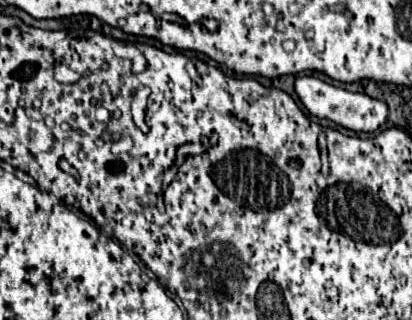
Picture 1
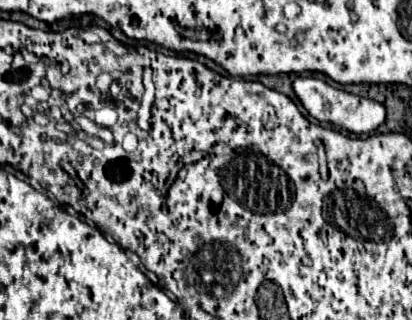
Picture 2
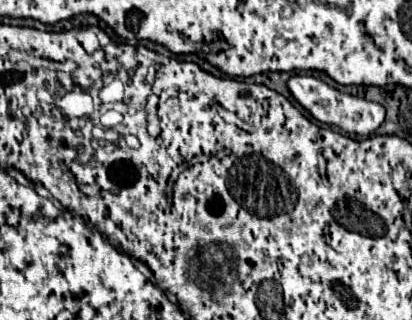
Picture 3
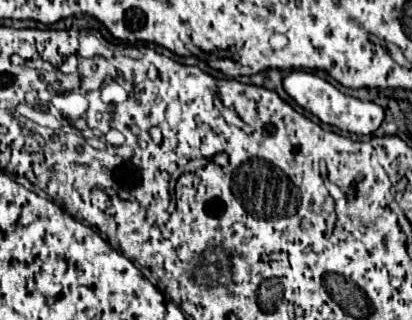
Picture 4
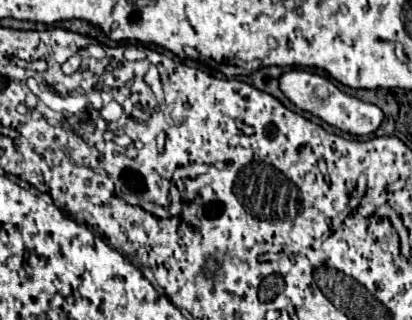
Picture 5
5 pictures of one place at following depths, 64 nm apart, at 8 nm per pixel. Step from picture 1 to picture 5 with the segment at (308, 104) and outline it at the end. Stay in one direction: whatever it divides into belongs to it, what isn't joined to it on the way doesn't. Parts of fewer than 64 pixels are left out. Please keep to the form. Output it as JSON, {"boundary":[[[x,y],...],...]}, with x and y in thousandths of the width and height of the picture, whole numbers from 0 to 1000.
{"boundary":[[[699,219],[699,225],[689,225],[680,238],[675,256],[680,256],[680,281],[694,294],[694,306],[718,338],[752,350],[752,356],[782,369],[786,381],[796,381],[796,388],[825,400],[830,413],[854,419],[854,425],[893,425],[893,419],[903,419],[922,394],[922,381],[932,369],[932,356],[927,356],[927,344],[917,331],[888,325],[888,319],[879,319],[879,313],[869,313],[859,300],[835,294],[796,244],[757,231],[748,219]]]}

